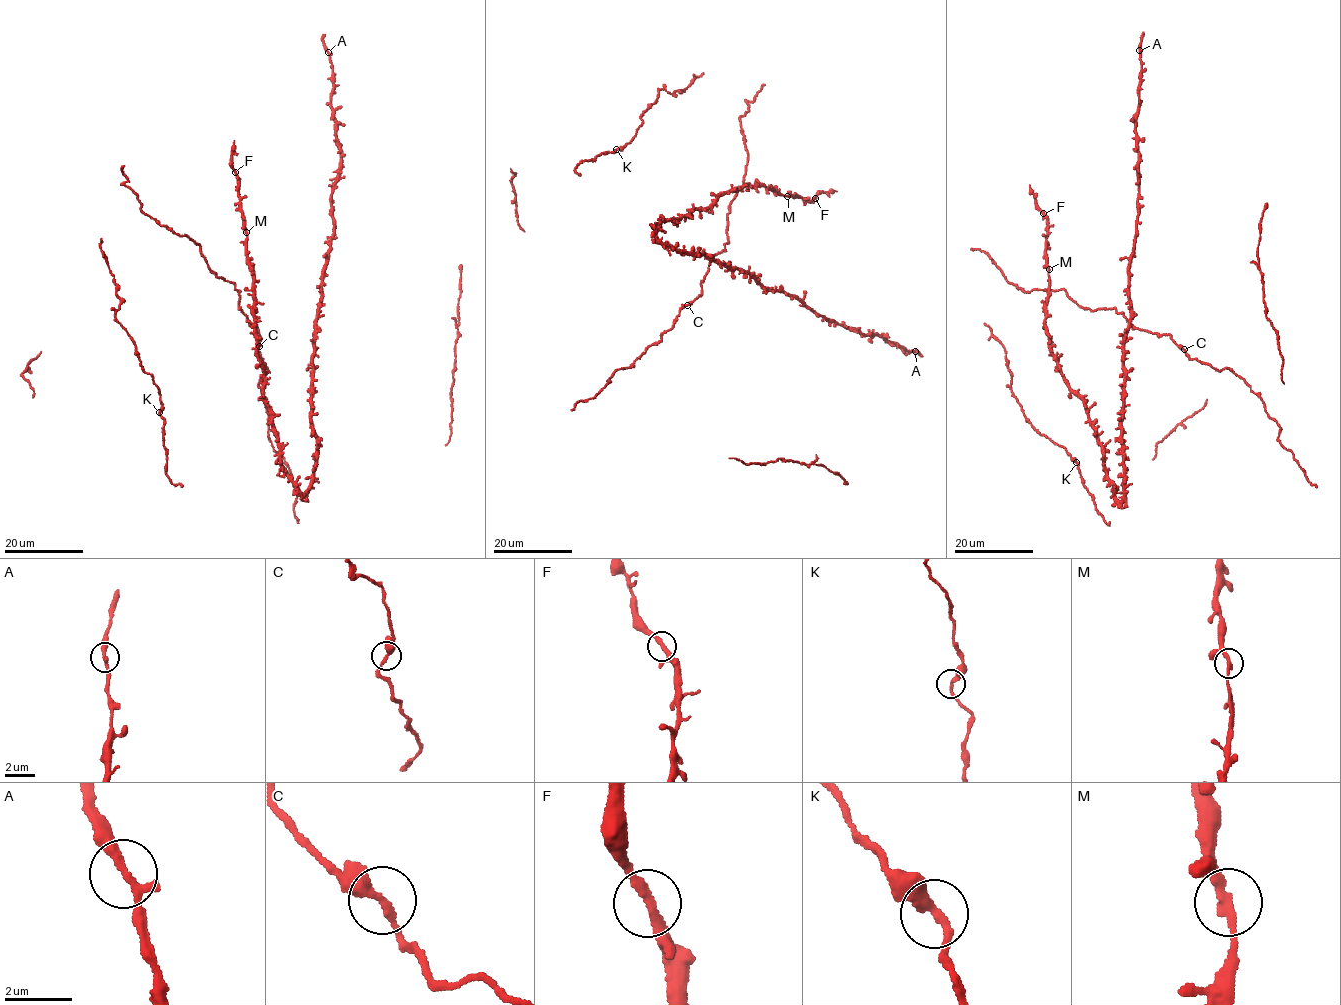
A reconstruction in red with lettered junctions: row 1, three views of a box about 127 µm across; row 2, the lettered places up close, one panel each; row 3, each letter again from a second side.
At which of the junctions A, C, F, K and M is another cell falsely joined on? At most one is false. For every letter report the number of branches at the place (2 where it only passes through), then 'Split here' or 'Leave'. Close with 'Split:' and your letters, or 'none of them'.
A: Branches: 2. Leave
C: Branches: 2. Leave
F: Branches: 2. Leave
K: Branches: 2. Leave
M: Branches: 2. Leave
Split: none of them

